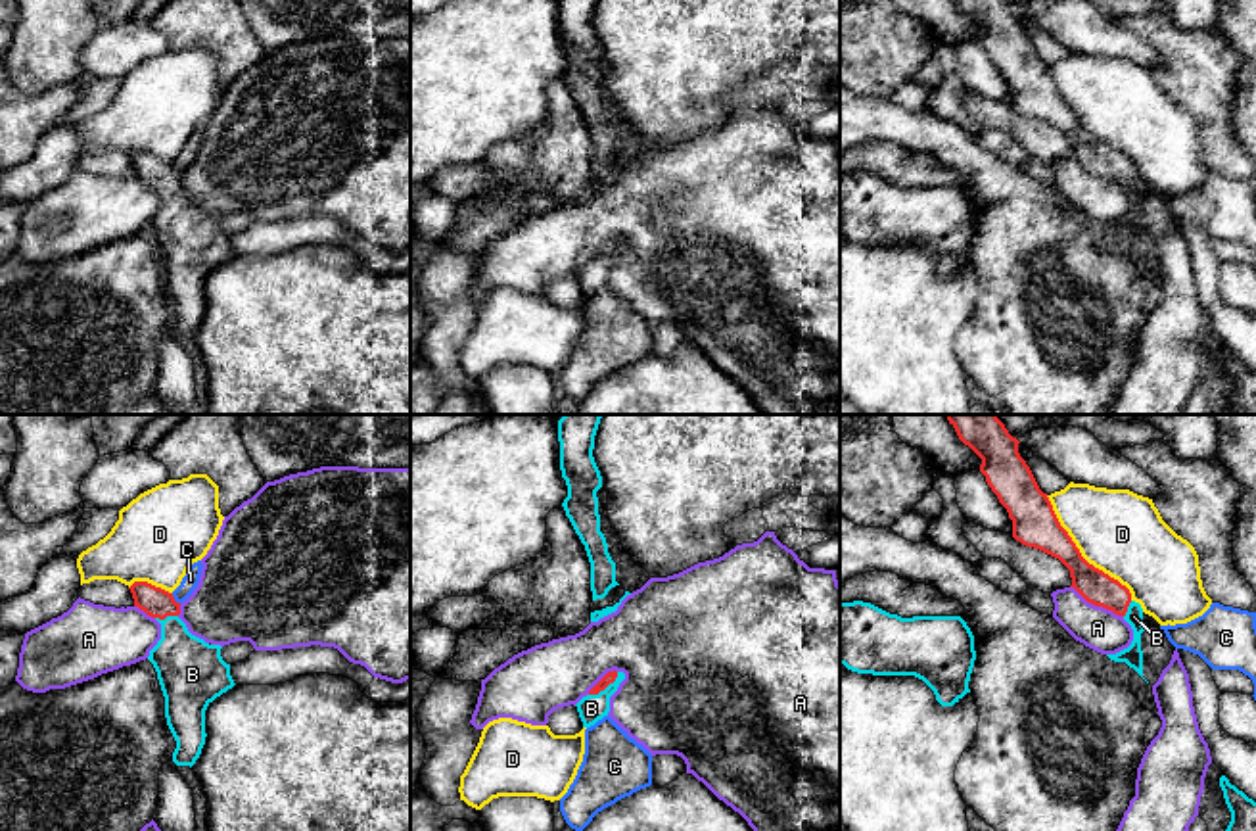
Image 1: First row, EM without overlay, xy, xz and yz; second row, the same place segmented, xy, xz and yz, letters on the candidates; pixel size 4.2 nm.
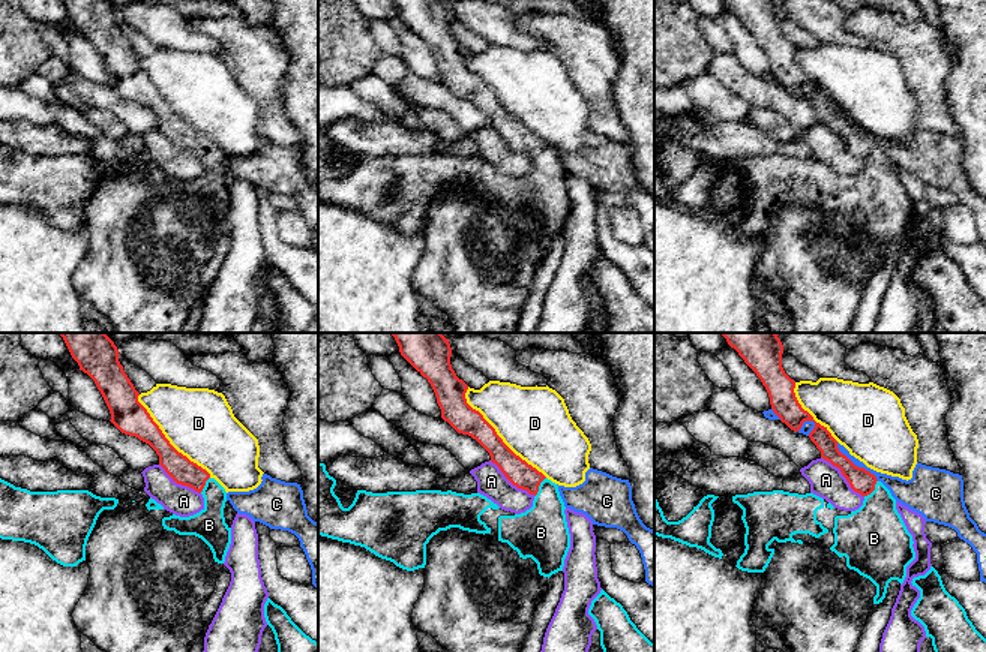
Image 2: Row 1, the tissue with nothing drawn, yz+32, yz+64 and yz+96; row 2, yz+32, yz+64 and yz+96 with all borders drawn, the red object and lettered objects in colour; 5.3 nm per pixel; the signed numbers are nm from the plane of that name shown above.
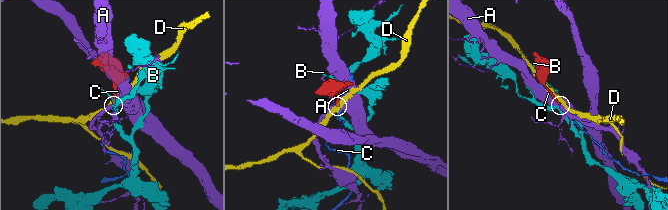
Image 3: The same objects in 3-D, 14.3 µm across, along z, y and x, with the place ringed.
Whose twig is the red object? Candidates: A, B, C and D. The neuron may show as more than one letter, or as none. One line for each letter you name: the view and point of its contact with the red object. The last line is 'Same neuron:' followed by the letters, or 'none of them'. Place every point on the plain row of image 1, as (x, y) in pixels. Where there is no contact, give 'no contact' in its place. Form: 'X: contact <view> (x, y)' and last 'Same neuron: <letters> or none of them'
B: contact xz (604, 258)
Same neuron: B

